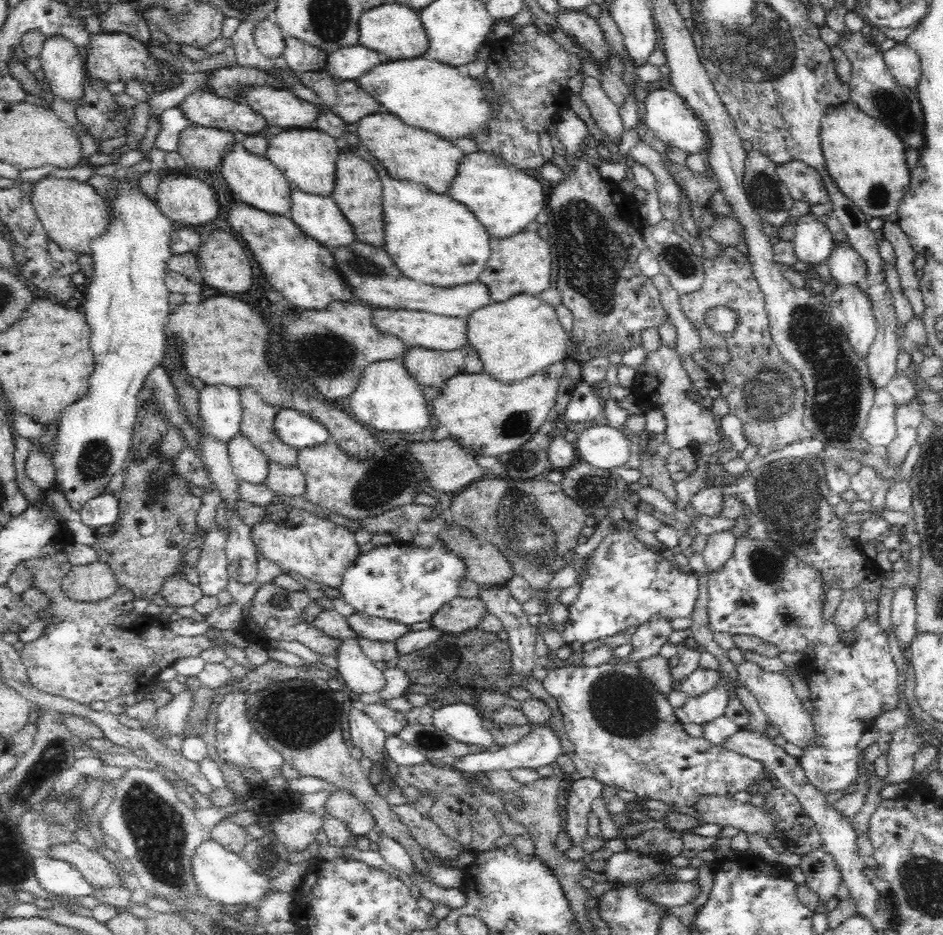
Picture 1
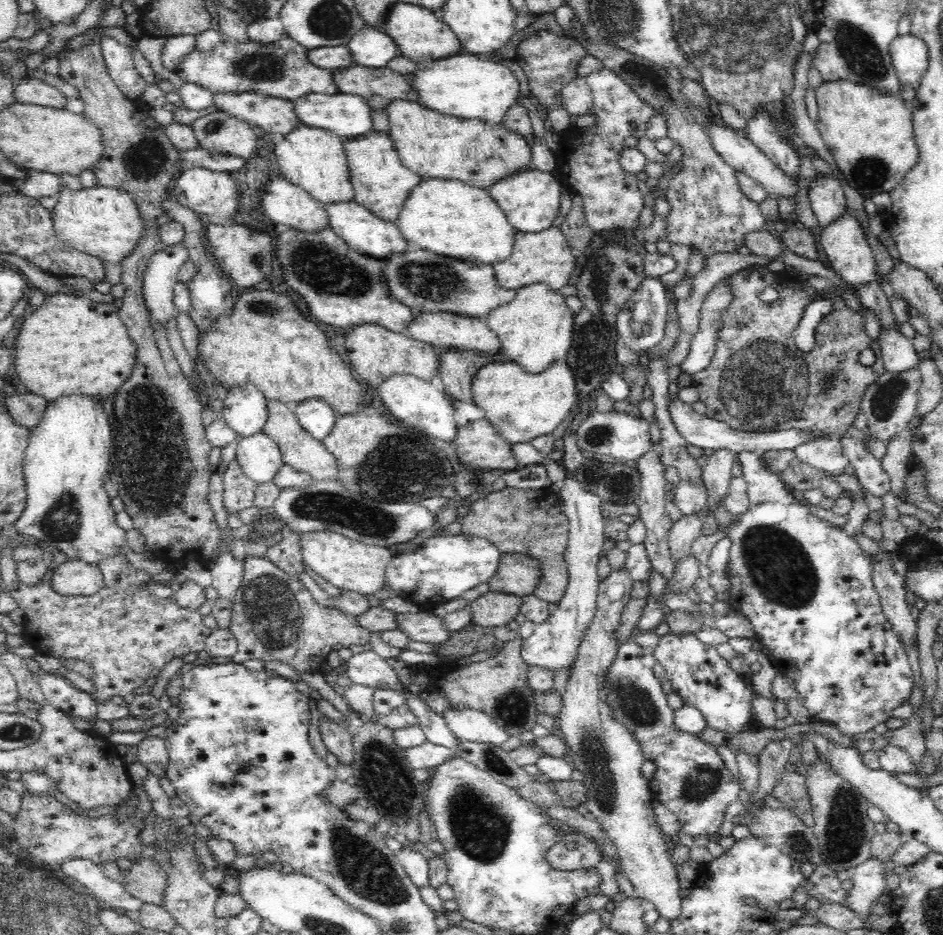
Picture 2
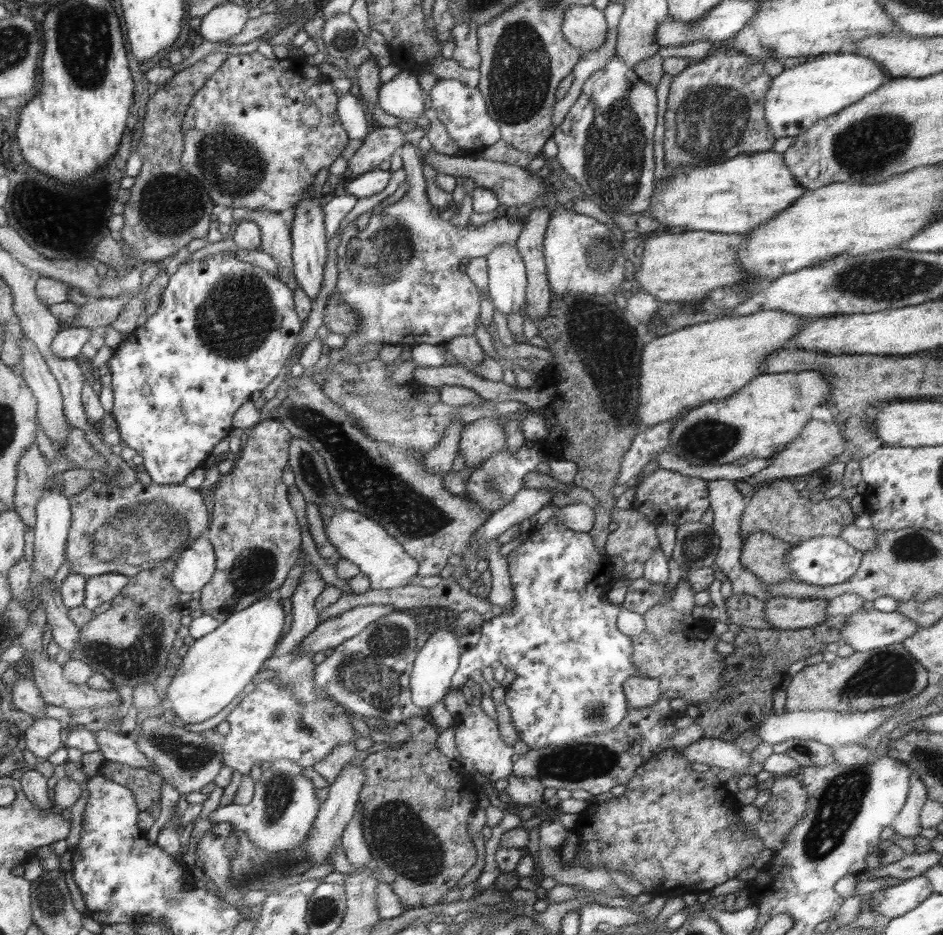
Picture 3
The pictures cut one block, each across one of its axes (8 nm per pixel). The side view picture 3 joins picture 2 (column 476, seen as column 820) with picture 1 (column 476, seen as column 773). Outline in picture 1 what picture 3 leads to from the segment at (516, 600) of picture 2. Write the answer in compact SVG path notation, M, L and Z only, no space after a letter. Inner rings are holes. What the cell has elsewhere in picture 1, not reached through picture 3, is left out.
M458 595L437 610L430 622L436 630L457 635L476 629L481 616L487 612L485 604L477 596L462 598Z

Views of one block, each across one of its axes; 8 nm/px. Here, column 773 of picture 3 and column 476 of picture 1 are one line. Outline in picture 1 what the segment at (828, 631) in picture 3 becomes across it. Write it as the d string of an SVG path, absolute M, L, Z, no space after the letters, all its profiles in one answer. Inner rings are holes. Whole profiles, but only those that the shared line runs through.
M478 628L467 630L457 635L443 633L435 643L416 652L408 652L399 656L397 667L406 673L410 679L409 694L425 694L429 698L429 705L435 710L455 703L474 706L476 694L492 691L495 687L502 695L509 696L511 687L522 687L532 696L540 698L551 711L550 725L562 744L568 744L569 739L565 732L562 712L552 695L546 693L543 682L537 681L533 676L516 677L511 667L511 650L506 641L502 641L497 634L484 632Z

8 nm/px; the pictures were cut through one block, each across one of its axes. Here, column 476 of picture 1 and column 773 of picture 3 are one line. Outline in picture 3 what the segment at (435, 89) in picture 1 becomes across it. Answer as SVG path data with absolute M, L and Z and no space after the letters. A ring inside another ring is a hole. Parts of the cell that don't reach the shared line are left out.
M851 51L819 55L808 58L803 64L792 62L786 65L780 75L774 77L773 86L768 90L768 96L765 97L765 118L769 121L769 125L778 139L795 137L804 133L815 122L826 117L832 117L833 114L840 113L847 106L868 97L889 79L890 76L882 70L882 67L873 58Z

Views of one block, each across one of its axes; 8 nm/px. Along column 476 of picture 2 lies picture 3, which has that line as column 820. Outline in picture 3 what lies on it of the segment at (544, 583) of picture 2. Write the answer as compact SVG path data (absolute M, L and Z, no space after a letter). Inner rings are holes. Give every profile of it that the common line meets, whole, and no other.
M788 479L768 482L750 494L751 499L748 500L741 518L741 537L744 542L753 532L767 532L791 545L820 536L840 537L845 526L855 521L854 512L845 498L837 495L815 501L800 496L793 484L794 481Z

